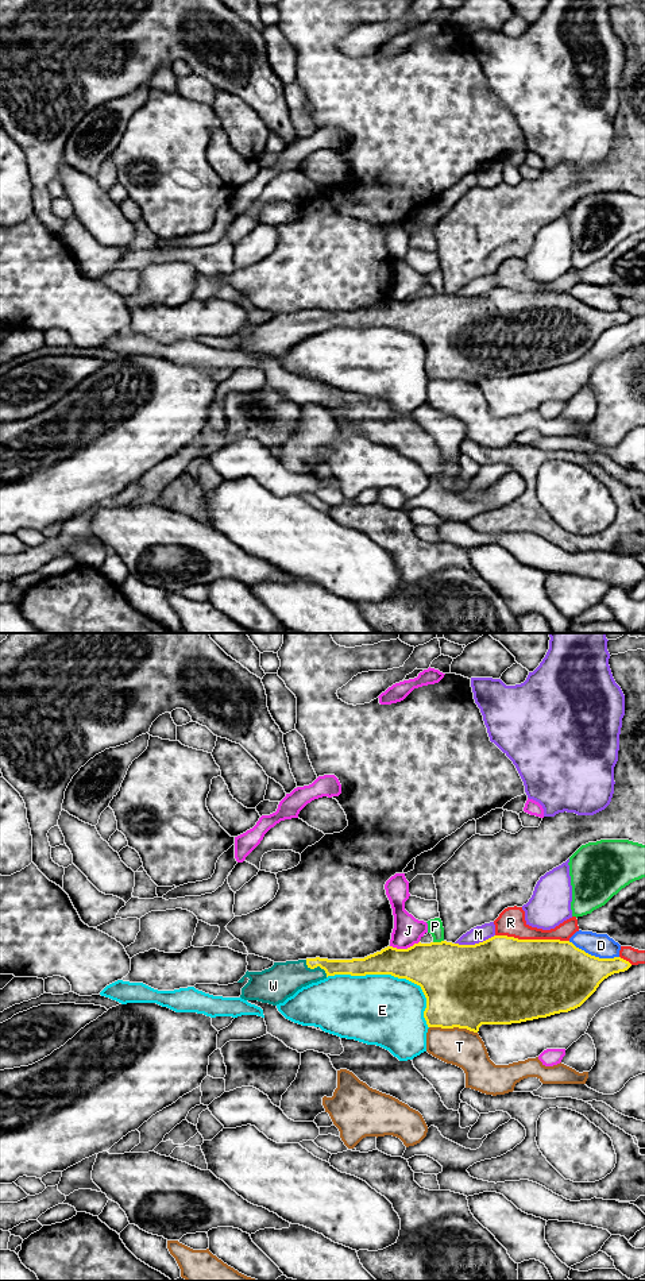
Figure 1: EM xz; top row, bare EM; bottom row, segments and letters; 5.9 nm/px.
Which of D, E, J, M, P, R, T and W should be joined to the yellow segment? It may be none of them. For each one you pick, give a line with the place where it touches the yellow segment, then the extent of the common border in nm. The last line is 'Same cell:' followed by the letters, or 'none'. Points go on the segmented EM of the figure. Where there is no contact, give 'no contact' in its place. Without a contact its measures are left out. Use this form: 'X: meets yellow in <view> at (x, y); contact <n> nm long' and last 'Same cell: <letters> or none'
Same cell: none

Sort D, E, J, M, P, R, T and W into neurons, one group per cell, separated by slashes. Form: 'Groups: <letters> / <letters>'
Groups: D R / E / J / M / P / T / W

